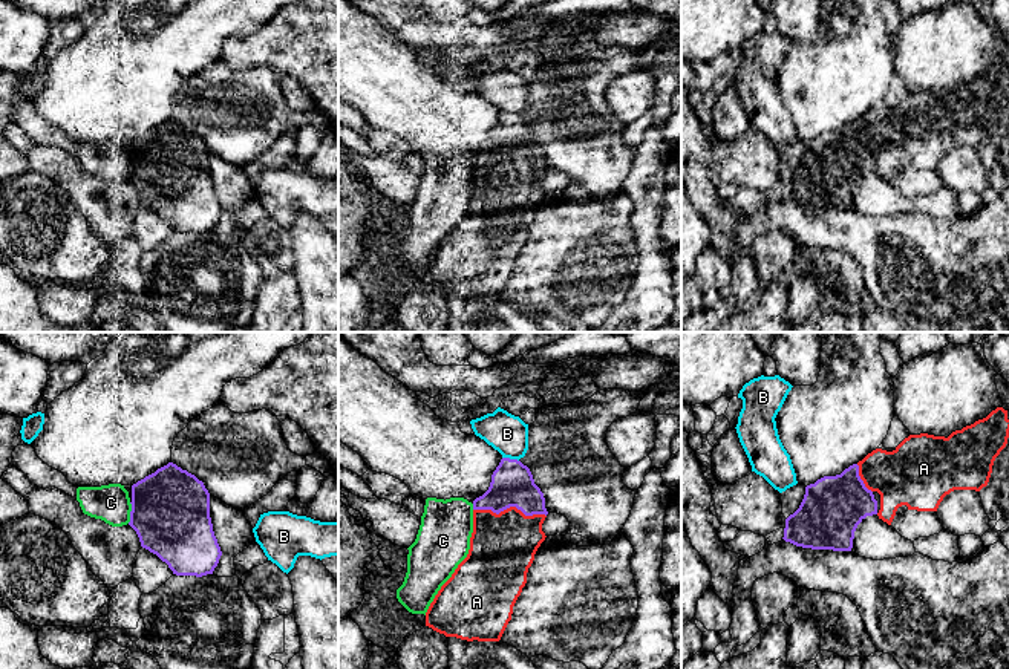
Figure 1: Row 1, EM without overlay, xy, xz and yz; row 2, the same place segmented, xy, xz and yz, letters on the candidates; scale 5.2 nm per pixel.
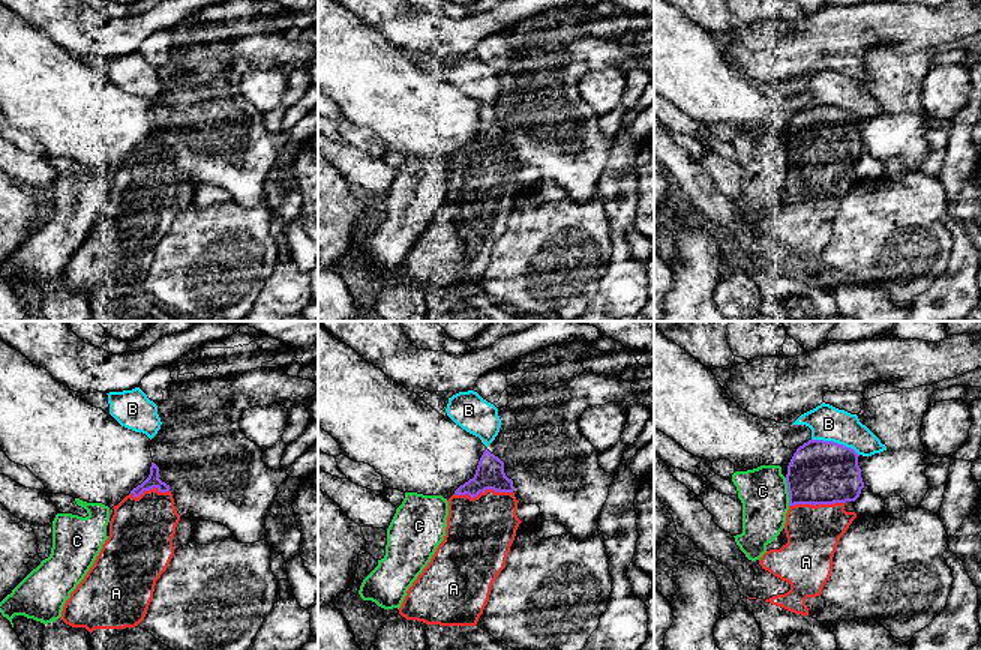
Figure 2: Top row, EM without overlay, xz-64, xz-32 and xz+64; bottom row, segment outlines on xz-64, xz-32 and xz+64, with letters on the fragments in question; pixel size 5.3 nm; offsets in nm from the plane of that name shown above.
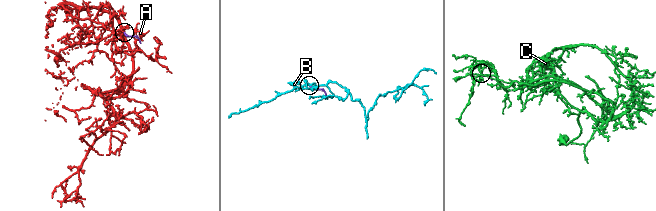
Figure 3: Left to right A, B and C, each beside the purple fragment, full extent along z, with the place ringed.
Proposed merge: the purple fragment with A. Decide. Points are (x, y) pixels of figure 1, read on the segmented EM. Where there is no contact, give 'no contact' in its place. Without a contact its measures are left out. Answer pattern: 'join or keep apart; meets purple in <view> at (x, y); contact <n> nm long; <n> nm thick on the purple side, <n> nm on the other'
join; meets purple in xz at (510, 505); contact 380 nm long; 220 nm thick on the purple side, 340 nm on the other

